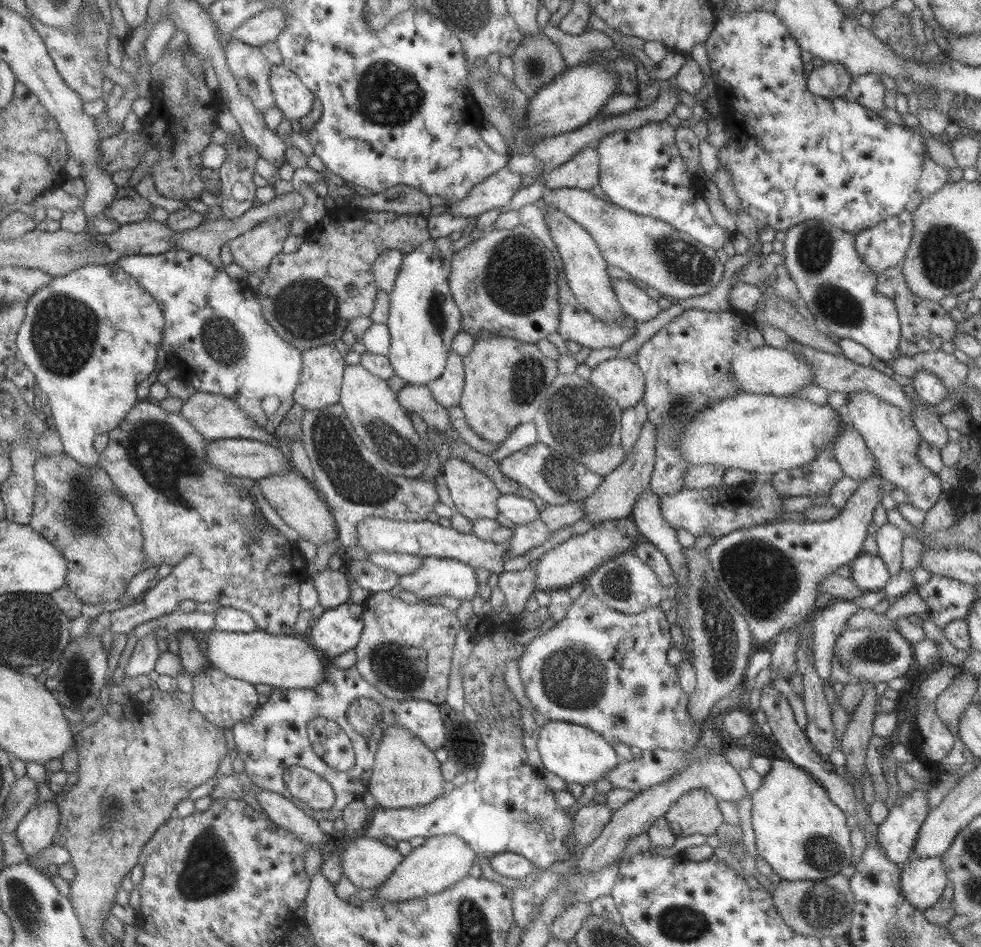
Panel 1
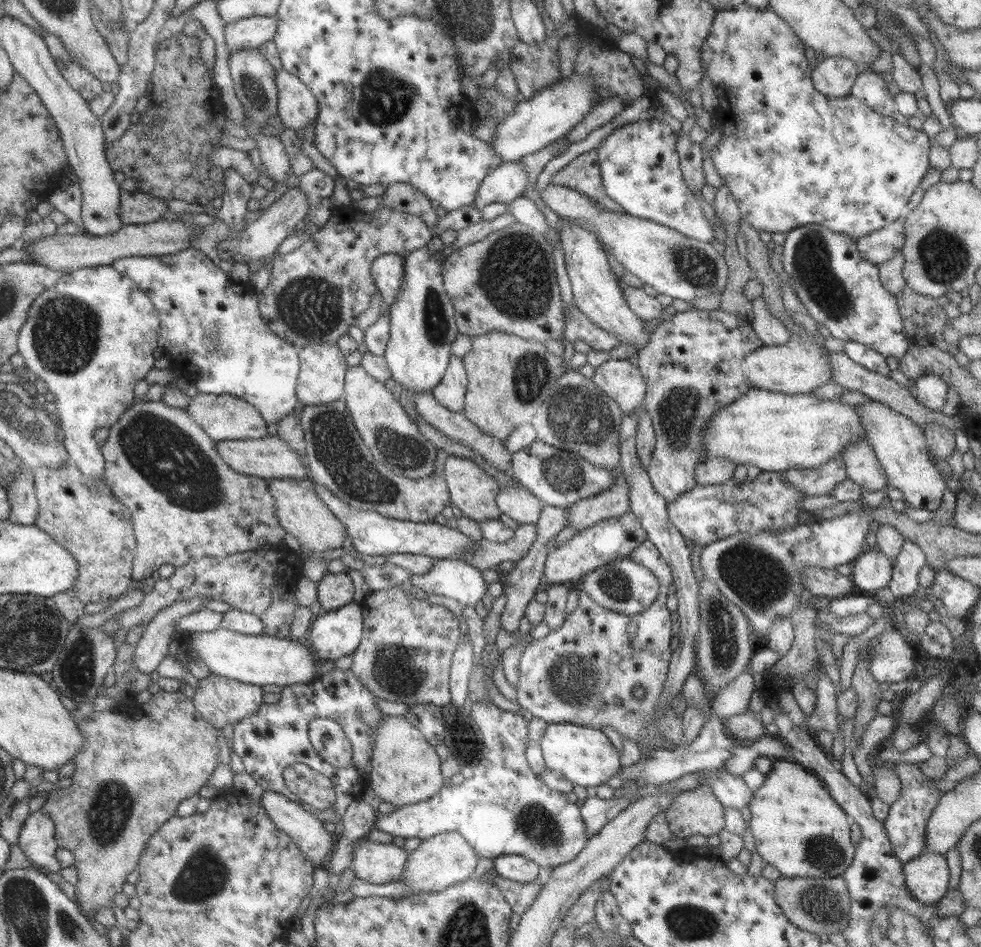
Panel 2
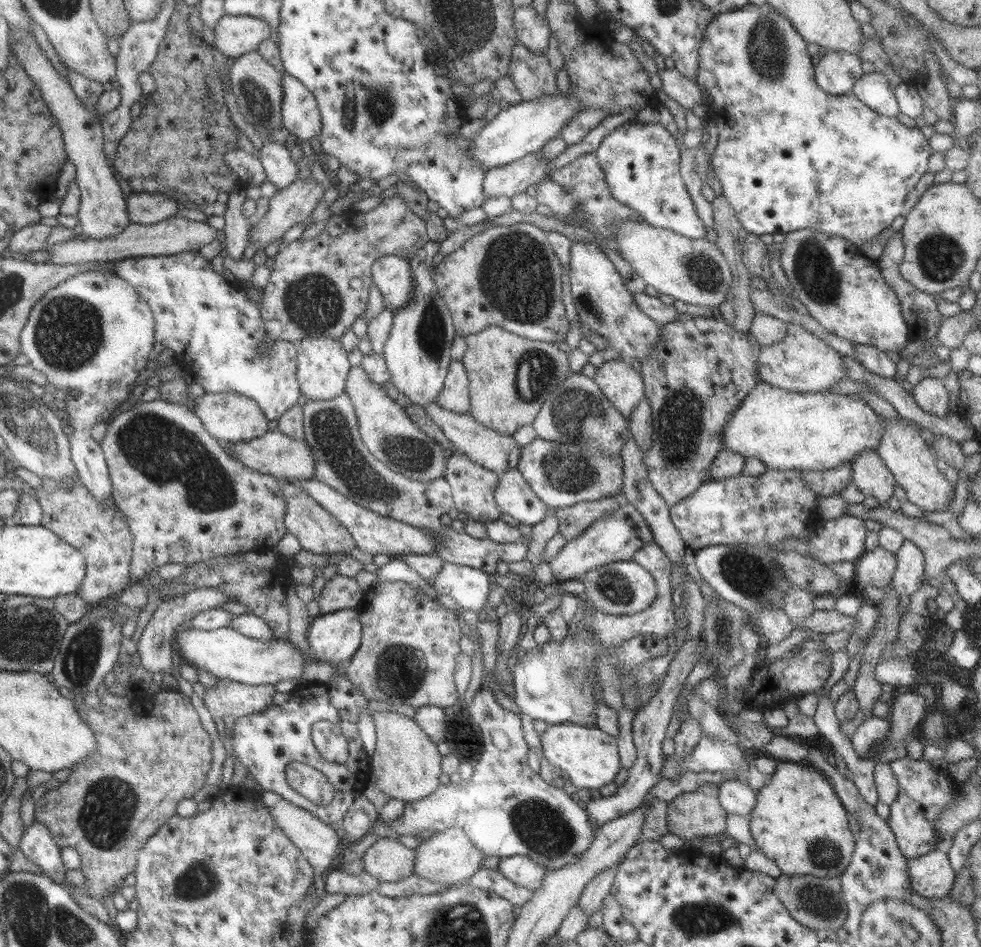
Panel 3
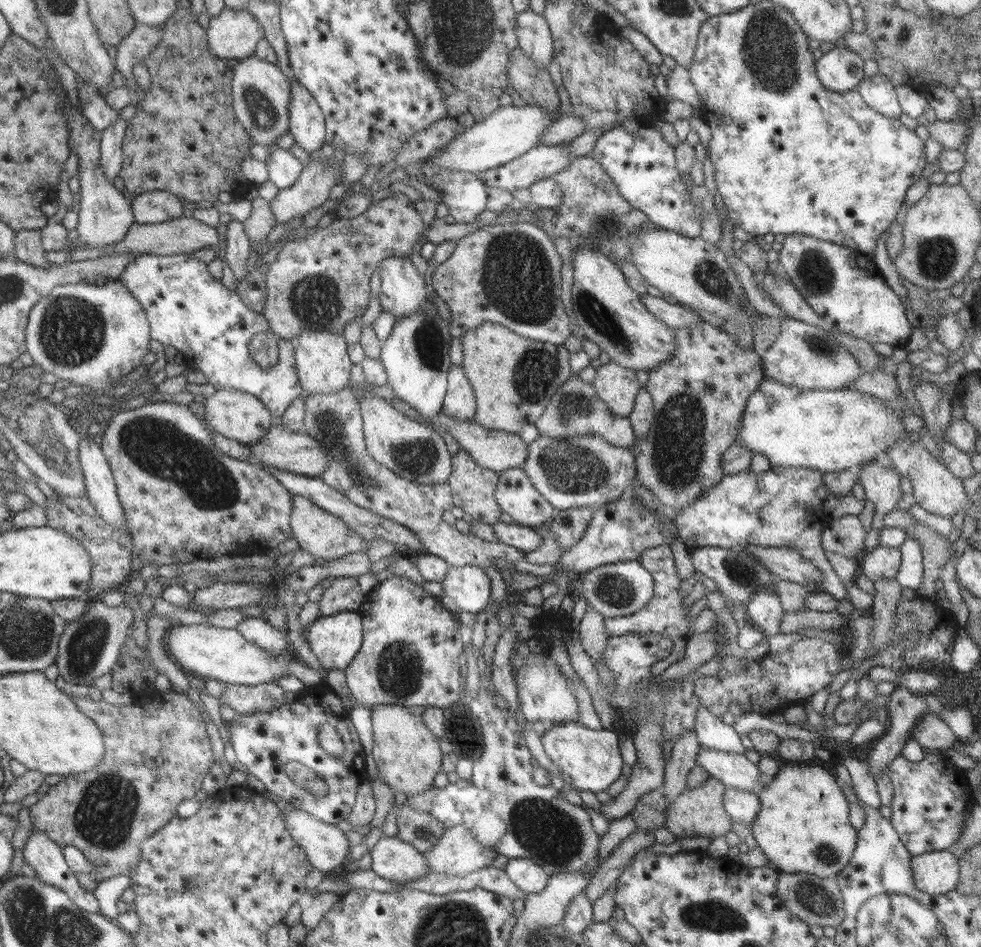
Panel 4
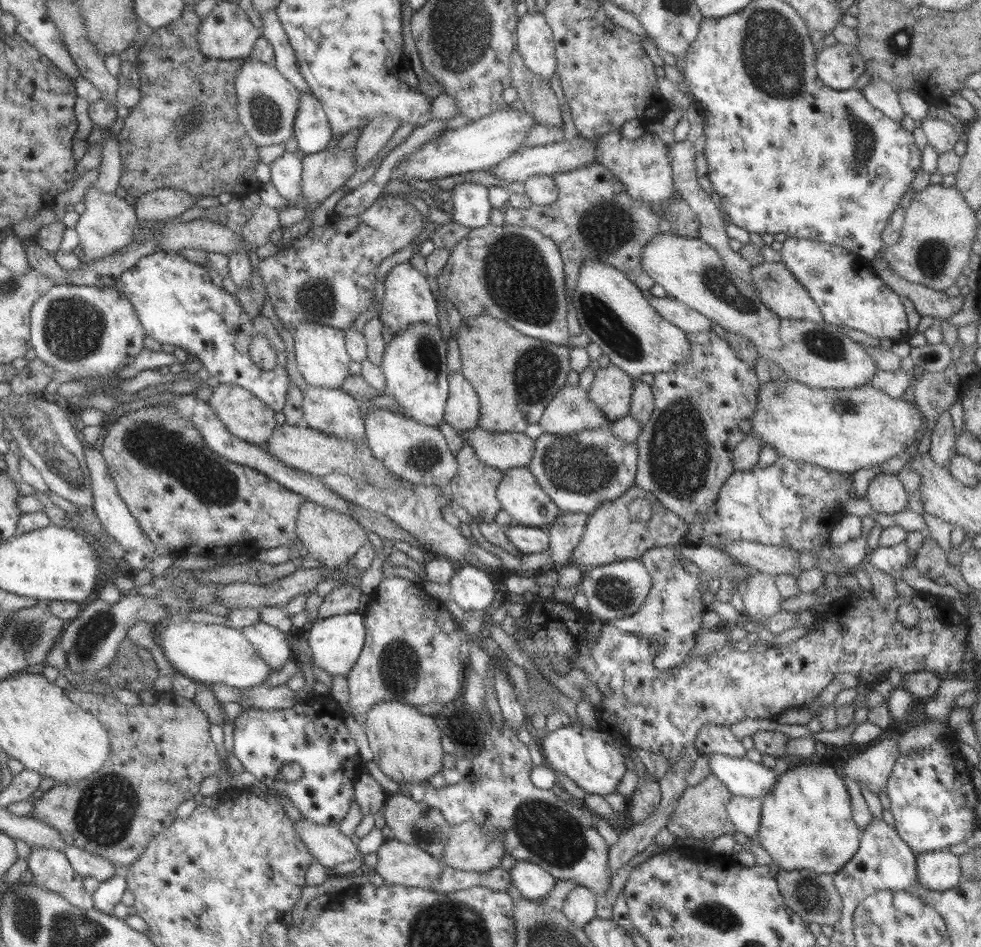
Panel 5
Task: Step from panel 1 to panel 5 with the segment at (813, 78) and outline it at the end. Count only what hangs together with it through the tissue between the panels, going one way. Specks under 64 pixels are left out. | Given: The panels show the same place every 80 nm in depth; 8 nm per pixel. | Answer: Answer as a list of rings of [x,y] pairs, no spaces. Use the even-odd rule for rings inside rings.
[[[835,43],[817,51],[814,67],[824,86],[832,90],[848,90],[855,88],[865,63],[856,47]]]

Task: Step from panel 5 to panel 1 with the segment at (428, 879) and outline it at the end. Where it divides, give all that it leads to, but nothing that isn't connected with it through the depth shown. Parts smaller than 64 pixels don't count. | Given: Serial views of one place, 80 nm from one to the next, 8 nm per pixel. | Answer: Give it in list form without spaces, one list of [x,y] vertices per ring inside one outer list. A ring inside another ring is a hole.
[[[361,835],[344,836],[338,848],[341,874],[356,889],[378,887],[403,860],[397,849]]]

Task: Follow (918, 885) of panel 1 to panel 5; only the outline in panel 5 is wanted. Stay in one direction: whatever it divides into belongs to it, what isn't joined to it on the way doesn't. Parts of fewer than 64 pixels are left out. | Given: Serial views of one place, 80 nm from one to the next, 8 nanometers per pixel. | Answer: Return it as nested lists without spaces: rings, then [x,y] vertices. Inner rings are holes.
[[[946,849],[918,853],[915,868],[918,883],[934,892],[955,888],[961,879],[958,856]]]

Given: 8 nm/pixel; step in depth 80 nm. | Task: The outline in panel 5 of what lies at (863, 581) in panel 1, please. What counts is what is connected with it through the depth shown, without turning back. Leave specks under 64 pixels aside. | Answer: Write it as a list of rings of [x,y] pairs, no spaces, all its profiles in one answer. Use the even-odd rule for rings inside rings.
[[[904,542],[895,546],[882,547],[878,546],[865,558],[871,567],[883,571],[885,574],[898,576],[908,561],[908,548]]]

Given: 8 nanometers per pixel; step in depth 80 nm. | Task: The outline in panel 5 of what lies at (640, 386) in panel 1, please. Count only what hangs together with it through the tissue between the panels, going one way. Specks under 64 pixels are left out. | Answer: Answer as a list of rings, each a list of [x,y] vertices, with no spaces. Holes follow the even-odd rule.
[[[609,363],[594,371],[594,377],[587,392],[604,417],[614,421],[618,418],[625,419],[629,414],[633,385],[633,377]]]

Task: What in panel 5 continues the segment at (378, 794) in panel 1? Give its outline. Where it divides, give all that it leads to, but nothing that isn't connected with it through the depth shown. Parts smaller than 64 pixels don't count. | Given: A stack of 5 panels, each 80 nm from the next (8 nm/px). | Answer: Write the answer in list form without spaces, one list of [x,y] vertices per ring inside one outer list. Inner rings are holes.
[[[396,700],[377,702],[363,716],[363,731],[372,760],[393,782],[398,785],[421,782],[442,769],[441,734],[433,722],[433,716],[423,716],[413,706]]]

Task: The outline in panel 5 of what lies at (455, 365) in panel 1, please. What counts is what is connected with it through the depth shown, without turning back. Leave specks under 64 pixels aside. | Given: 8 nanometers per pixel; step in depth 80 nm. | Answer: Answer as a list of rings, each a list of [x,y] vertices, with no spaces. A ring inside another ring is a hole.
[[[460,372],[448,373],[448,391],[443,415],[445,422],[457,433],[478,426],[478,396]]]

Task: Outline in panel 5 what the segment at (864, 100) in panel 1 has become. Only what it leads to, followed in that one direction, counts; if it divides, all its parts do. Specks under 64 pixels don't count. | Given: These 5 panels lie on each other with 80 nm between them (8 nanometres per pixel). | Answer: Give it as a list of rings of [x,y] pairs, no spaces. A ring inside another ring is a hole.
[[[870,78],[860,92],[870,106],[880,110],[892,121],[899,123],[904,114],[901,105],[899,105],[897,94],[887,82],[883,82],[881,79]]]

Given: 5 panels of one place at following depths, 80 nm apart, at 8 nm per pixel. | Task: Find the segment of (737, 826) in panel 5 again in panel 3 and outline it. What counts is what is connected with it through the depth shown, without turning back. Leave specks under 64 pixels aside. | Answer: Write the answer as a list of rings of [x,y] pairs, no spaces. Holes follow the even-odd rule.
[[[730,779],[717,785],[717,798],[726,813],[749,814],[756,801],[756,792],[746,782]]]

